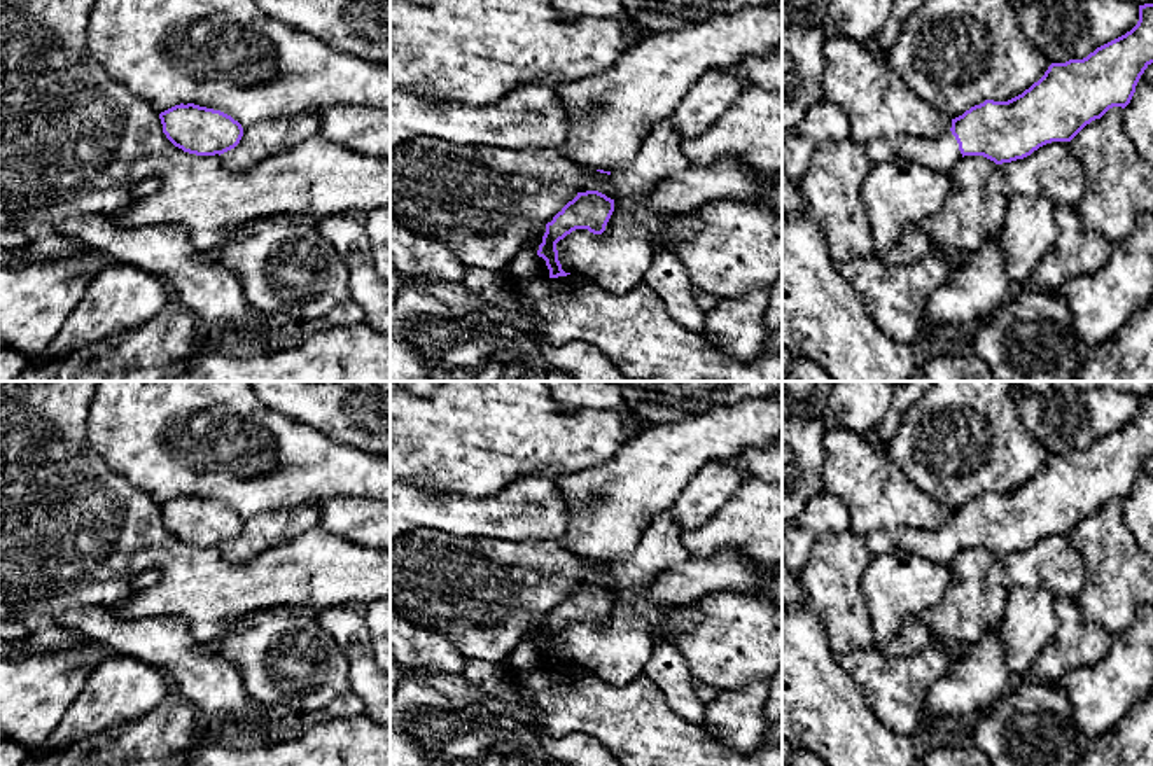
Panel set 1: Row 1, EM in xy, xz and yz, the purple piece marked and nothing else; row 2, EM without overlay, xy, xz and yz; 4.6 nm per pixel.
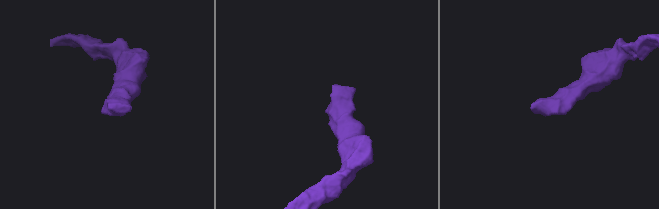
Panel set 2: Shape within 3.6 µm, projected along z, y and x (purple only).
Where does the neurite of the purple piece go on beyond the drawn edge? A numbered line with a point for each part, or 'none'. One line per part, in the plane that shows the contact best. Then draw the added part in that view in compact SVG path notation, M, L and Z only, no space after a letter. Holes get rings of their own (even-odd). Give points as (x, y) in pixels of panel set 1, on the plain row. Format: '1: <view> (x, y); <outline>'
1: yz (942, 546); M952 523L938 530L917 528L882 528L871 530L864 537L871 556L889 553L910 553L934 563L952 563L962 546Z

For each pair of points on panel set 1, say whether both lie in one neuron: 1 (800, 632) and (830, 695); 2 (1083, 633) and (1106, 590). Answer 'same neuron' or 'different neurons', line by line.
1: same neuron
2: different neurons

